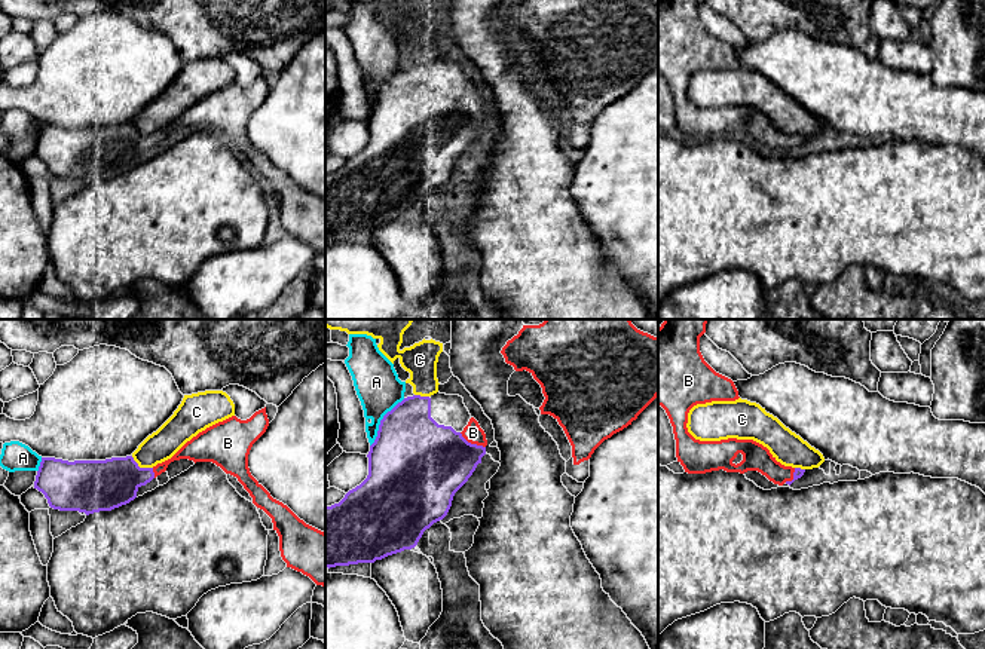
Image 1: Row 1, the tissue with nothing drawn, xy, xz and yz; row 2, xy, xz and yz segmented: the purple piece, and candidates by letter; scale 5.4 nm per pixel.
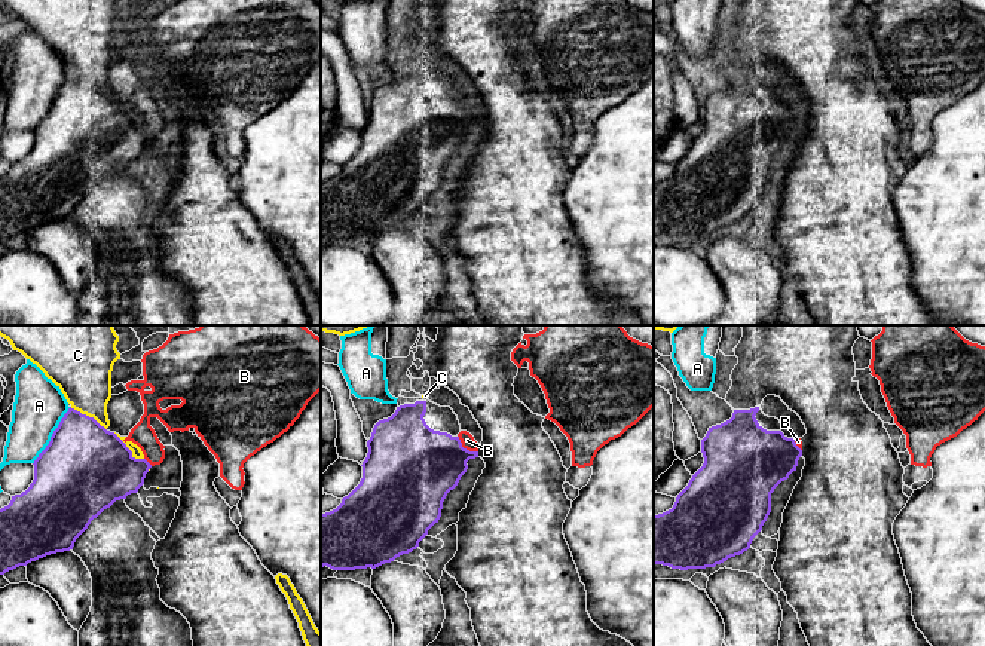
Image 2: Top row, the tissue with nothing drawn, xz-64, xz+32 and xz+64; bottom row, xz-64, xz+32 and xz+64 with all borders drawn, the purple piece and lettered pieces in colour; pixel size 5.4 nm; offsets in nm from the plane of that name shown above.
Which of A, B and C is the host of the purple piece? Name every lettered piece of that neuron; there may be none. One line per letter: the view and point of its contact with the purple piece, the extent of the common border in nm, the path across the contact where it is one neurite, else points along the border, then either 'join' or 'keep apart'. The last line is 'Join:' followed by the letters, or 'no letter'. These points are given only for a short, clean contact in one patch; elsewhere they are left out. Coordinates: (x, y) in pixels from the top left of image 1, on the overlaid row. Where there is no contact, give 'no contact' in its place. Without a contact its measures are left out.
A: xz (381, 421) | 320 nm | keep apart
B: xz (473, 444) | 170 nm | across xz (431, 462), (473, 444), (473, 432) | join
C: xy (141, 468) | 140 nm | keep apart
Join: B

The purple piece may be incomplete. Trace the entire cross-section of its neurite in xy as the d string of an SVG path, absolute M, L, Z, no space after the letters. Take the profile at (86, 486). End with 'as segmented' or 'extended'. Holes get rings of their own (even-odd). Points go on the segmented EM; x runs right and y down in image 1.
M266 407L247 420L232 416L199 432L171 459L153 468L140 468L132 456L74 462L42 457L34 489L45 495L53 509L89 515L129 503L141 486L165 472L174 460L212 462L236 477L253 503L272 518L287 567L325 587L325 533L306 524L287 505L273 499L250 472L250 450L267 426Z; extended

